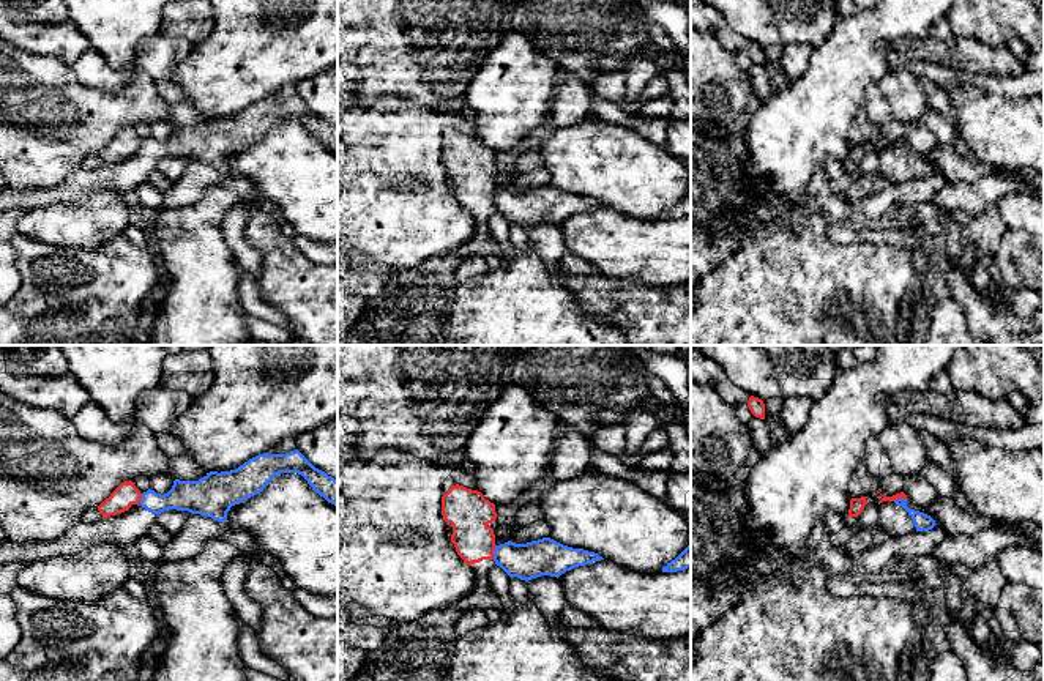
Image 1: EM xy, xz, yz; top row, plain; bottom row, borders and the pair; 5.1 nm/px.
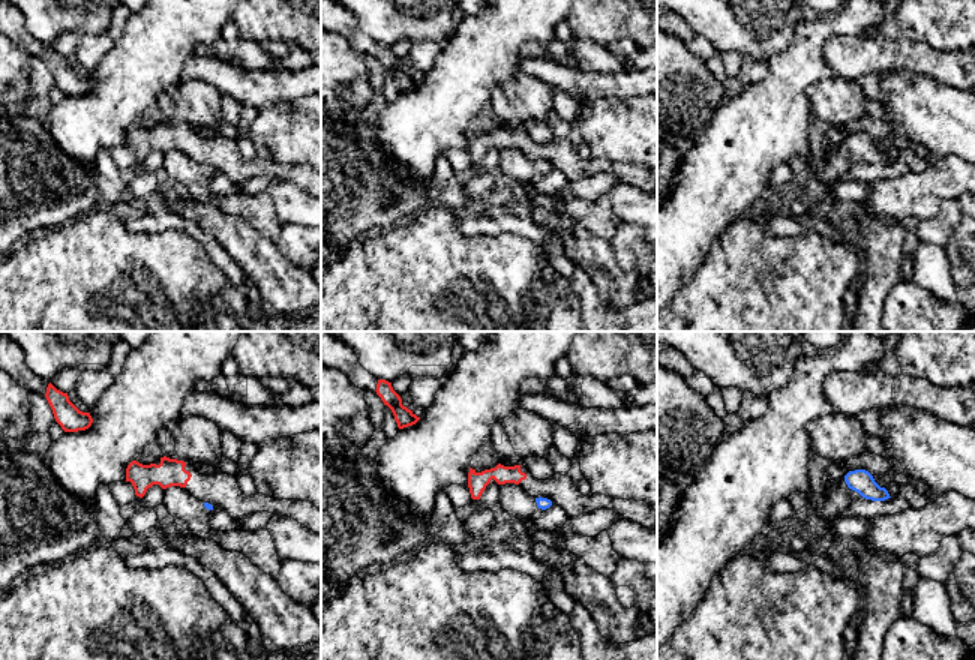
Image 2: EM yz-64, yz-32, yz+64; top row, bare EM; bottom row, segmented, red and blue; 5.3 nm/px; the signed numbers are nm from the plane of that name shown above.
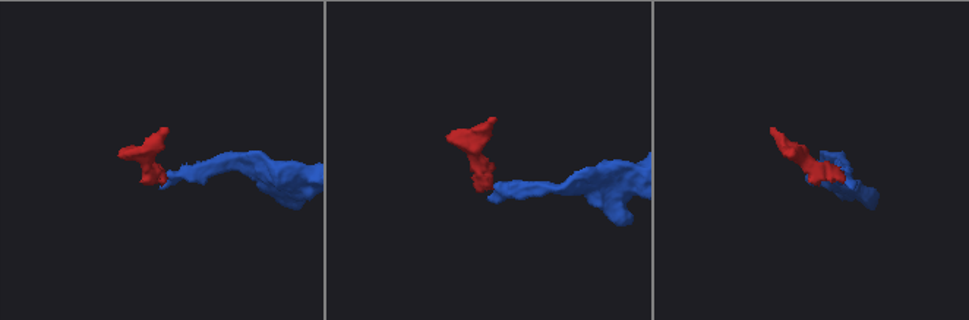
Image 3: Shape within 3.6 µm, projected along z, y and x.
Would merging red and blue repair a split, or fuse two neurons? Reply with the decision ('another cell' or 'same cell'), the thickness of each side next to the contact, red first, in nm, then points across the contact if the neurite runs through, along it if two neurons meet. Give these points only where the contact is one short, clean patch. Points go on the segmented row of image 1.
another cell; 220 nm thick on the red side, 190 nm on the other; border along xz (495, 546), (492, 558)

